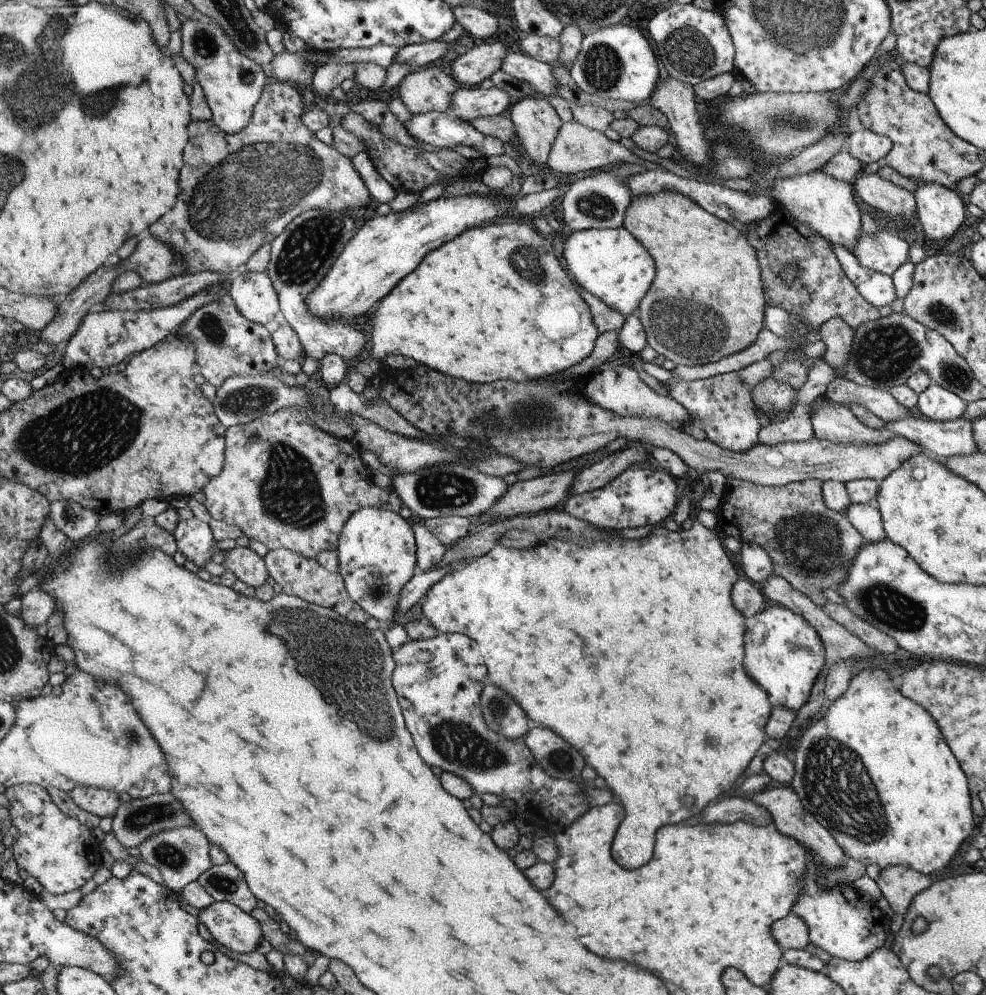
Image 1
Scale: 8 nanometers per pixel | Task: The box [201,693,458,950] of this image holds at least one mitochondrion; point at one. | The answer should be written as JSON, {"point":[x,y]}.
{"point":[224,883]}

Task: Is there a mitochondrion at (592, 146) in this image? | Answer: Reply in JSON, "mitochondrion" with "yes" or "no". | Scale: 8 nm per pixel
{"mitochondrion":"no"}

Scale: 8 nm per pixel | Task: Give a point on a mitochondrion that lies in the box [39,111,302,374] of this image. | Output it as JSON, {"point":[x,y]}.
{"point":[211,328]}

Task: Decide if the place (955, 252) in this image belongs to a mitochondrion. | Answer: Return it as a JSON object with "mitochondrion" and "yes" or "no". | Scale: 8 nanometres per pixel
{"mitochondrion":"no"}

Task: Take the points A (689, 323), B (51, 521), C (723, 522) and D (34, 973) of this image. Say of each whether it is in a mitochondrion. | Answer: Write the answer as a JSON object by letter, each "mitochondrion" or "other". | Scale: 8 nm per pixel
{"A":"mitochondrion","B":"other","C":"other","D":"other"}

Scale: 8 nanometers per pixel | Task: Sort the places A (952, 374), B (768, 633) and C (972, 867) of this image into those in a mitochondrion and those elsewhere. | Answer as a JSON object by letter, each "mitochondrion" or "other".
{"A":"mitochondrion","B":"other","C":"other"}

